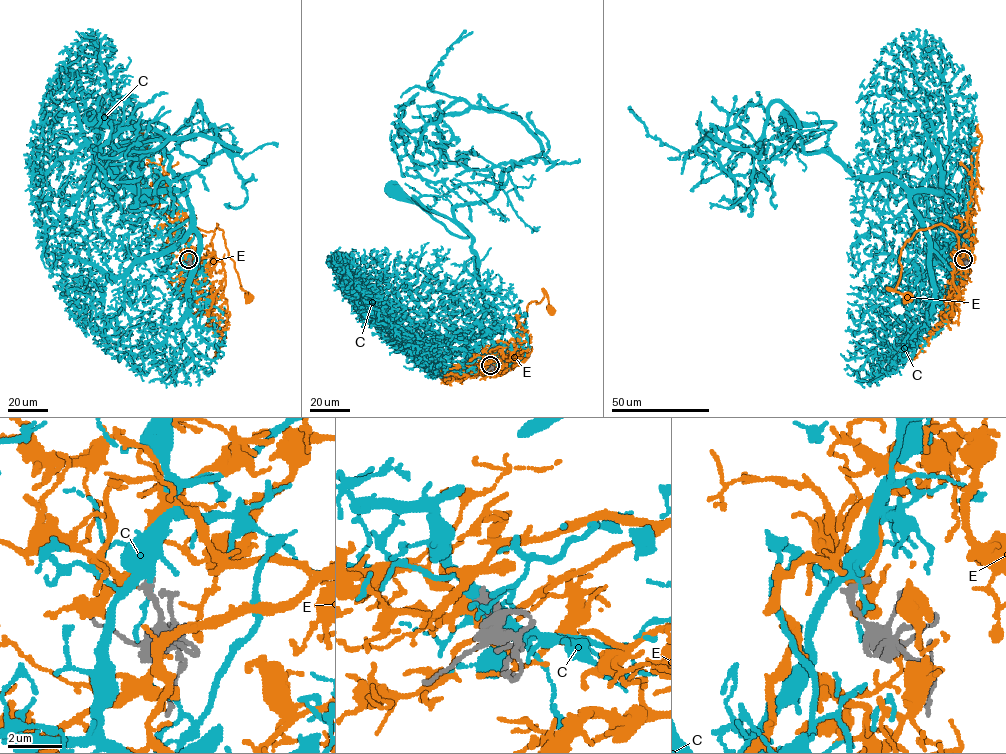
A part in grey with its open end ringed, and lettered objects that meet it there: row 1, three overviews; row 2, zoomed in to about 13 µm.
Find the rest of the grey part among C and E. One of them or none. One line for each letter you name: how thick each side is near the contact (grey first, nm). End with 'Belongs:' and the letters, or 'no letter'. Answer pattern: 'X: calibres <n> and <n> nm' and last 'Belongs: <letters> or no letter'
E: calibres 280 and 320 nm
Belongs: E

